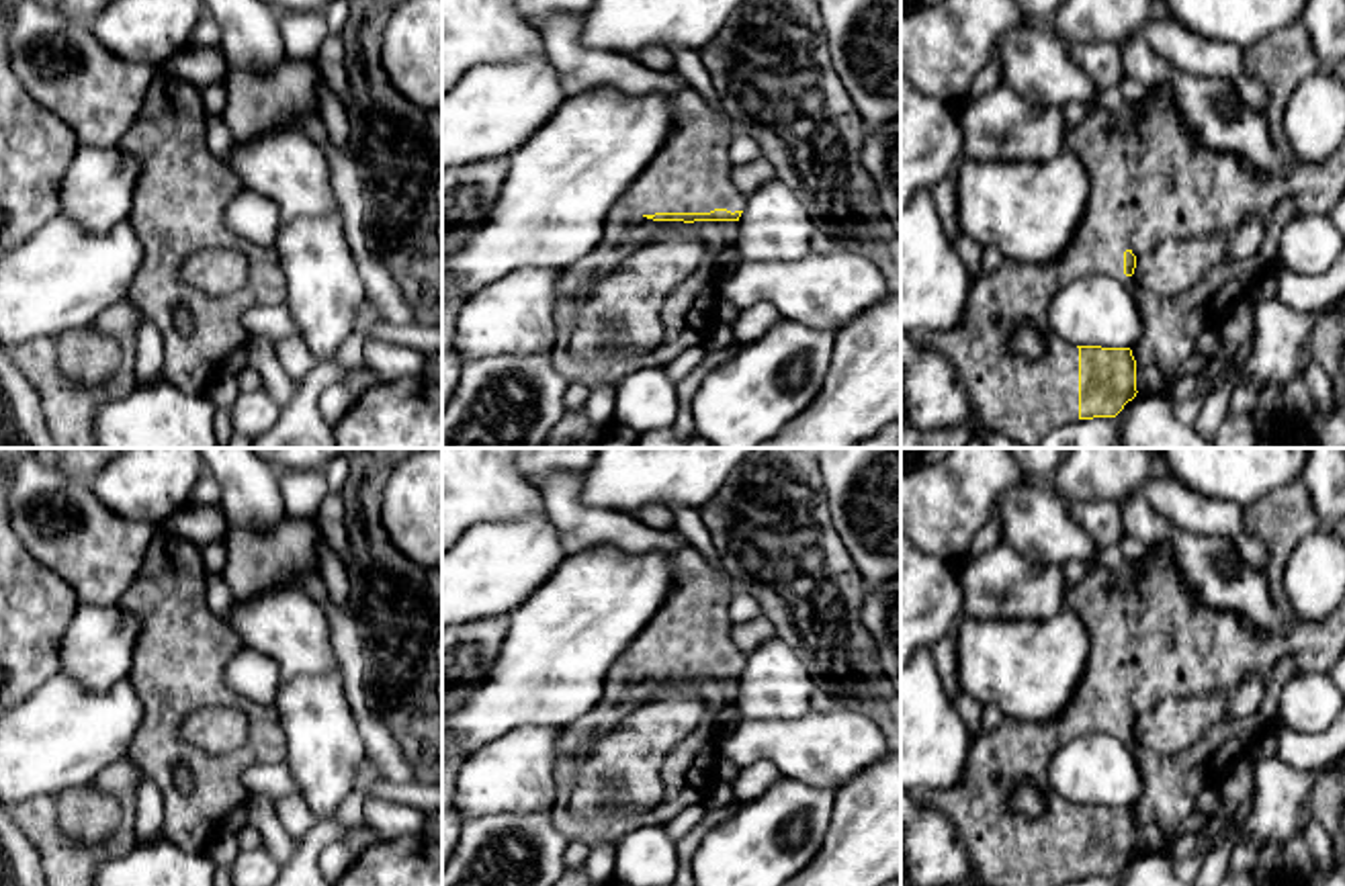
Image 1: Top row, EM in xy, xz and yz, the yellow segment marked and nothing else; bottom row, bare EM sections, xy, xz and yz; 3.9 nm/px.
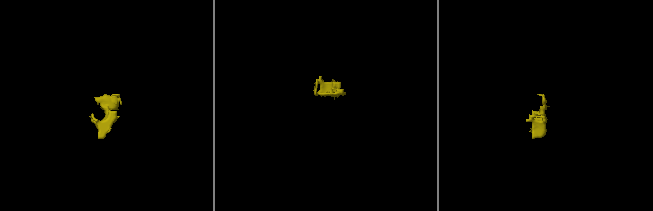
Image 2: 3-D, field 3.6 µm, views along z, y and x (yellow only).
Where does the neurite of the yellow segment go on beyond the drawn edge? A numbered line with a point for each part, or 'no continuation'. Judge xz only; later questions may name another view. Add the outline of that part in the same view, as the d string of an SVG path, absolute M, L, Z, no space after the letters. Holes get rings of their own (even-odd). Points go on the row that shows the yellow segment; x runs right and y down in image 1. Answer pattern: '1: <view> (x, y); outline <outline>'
1: xz (692, 172); outline M692 86L674 94L674 123L671 133L665 139L659 153L641 172L641 176L618 196L612 205L606 221L604 235L598 246L581 260L563 268L559 278L559 299L565 303L555 311L555 348L551 350L553 366L561 370L569 383L585 383L588 389L596 389L602 383L616 385L631 372L641 368L665 368L676 362L688 348L702 346L706 334L714 325L714 258L737 241L737 221L653 221L655 213L710 213L714 209L727 209L731 213L745 209L745 194L737 190L731 180L733 164L729 160L729 143L735 135L731 119L725 108L717 108ZM661 233L692 233L704 243L704 258L686 274L661 301L659 323L663 338L647 354L624 356L604 354L592 362L581 362L571 352L571 342L579 331L579 323L571 317L567 305L573 299L585 297L600 280L618 270L643 243L651 243Z

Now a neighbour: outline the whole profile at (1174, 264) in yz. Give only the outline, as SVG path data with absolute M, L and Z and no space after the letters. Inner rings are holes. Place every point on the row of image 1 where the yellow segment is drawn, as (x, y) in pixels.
M1249 217L1222 239L1163 239L1155 250L1136 258L1134 278L1144 289L1171 297L1187 291L1210 268L1228 258L1255 254L1265 239L1261 217Z

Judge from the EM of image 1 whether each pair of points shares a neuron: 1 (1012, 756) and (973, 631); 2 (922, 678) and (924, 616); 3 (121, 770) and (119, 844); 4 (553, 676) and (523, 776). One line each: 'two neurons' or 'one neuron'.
1: two neurons
2: two neurons
3: one neuron
4: two neurons

